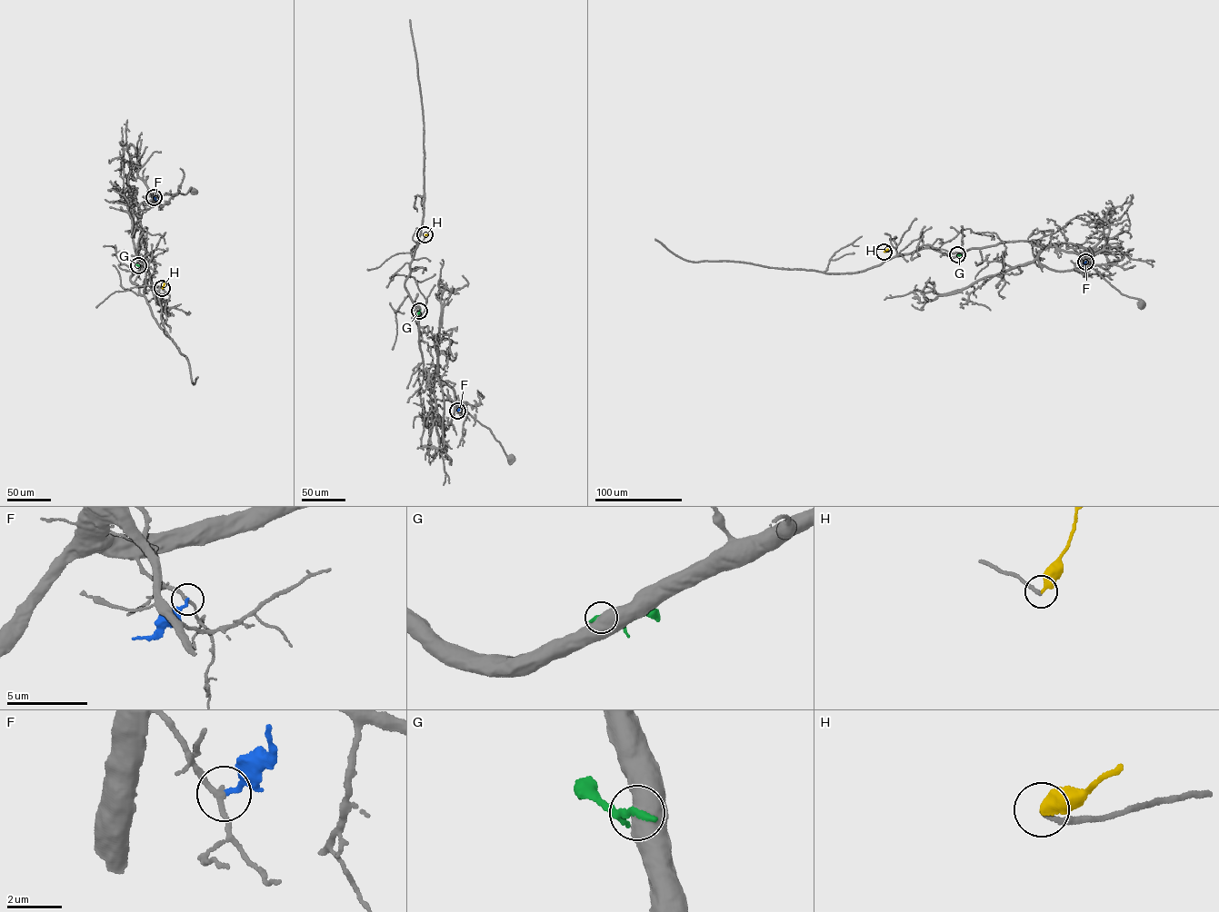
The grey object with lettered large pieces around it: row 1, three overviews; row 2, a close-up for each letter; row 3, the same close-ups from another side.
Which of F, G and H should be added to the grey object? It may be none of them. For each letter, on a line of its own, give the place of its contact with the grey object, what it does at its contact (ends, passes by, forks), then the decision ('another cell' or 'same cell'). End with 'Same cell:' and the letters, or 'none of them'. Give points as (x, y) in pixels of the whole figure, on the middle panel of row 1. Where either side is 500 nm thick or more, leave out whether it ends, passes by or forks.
F: meets grey at (457, 411); it ends there; another cell
G: meets grey at (419, 311); another cell
H: meets grey at (424, 234); it ends there; same cell
Same cell: H

